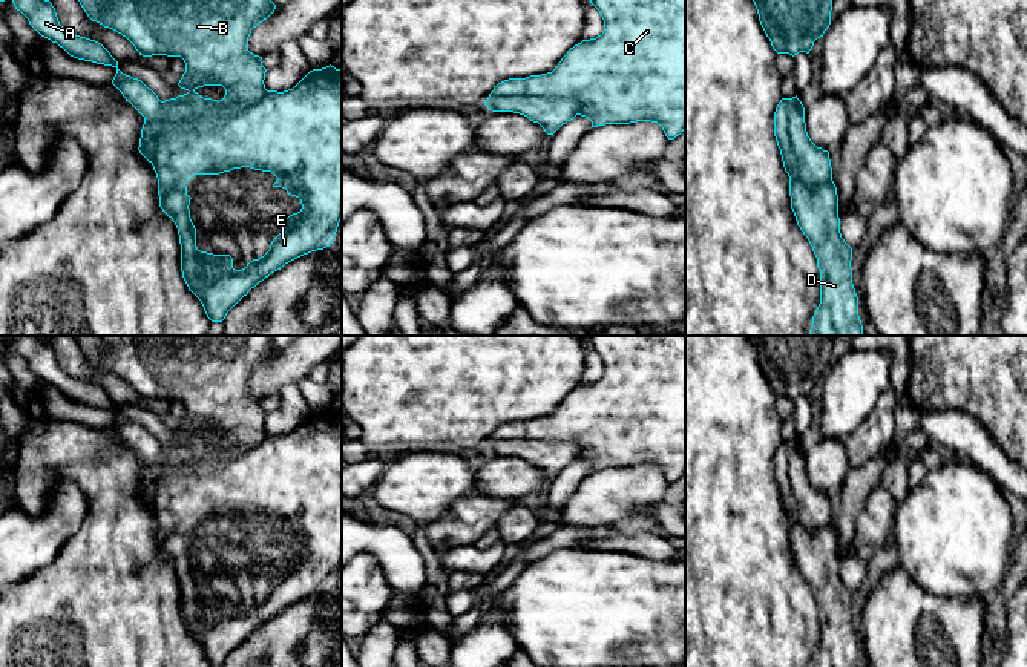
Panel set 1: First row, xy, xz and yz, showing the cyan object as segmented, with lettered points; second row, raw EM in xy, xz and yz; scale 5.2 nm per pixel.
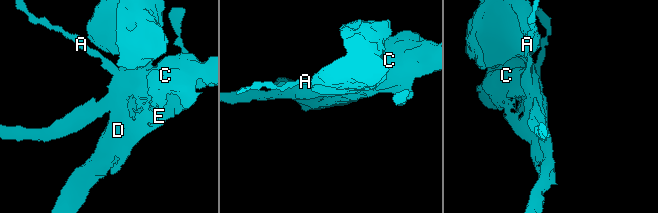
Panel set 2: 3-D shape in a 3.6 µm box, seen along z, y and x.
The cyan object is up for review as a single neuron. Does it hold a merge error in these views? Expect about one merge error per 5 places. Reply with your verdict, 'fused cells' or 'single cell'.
fused cells

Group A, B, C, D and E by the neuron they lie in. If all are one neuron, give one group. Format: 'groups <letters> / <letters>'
groups A C D E / B

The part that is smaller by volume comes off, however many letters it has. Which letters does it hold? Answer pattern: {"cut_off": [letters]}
{"cut_off": ["B"]}

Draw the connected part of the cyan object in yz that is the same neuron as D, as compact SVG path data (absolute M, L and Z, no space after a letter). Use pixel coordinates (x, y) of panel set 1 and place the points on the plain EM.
M797 439L782 442L777 448L774 480L789 520L791 552L797 569L812 590L820 615L820 647L812 667L861 667L852 627L852 592L840 577L837 531L834 524L808 531L800 521L789 478L789 458L796 442Z

